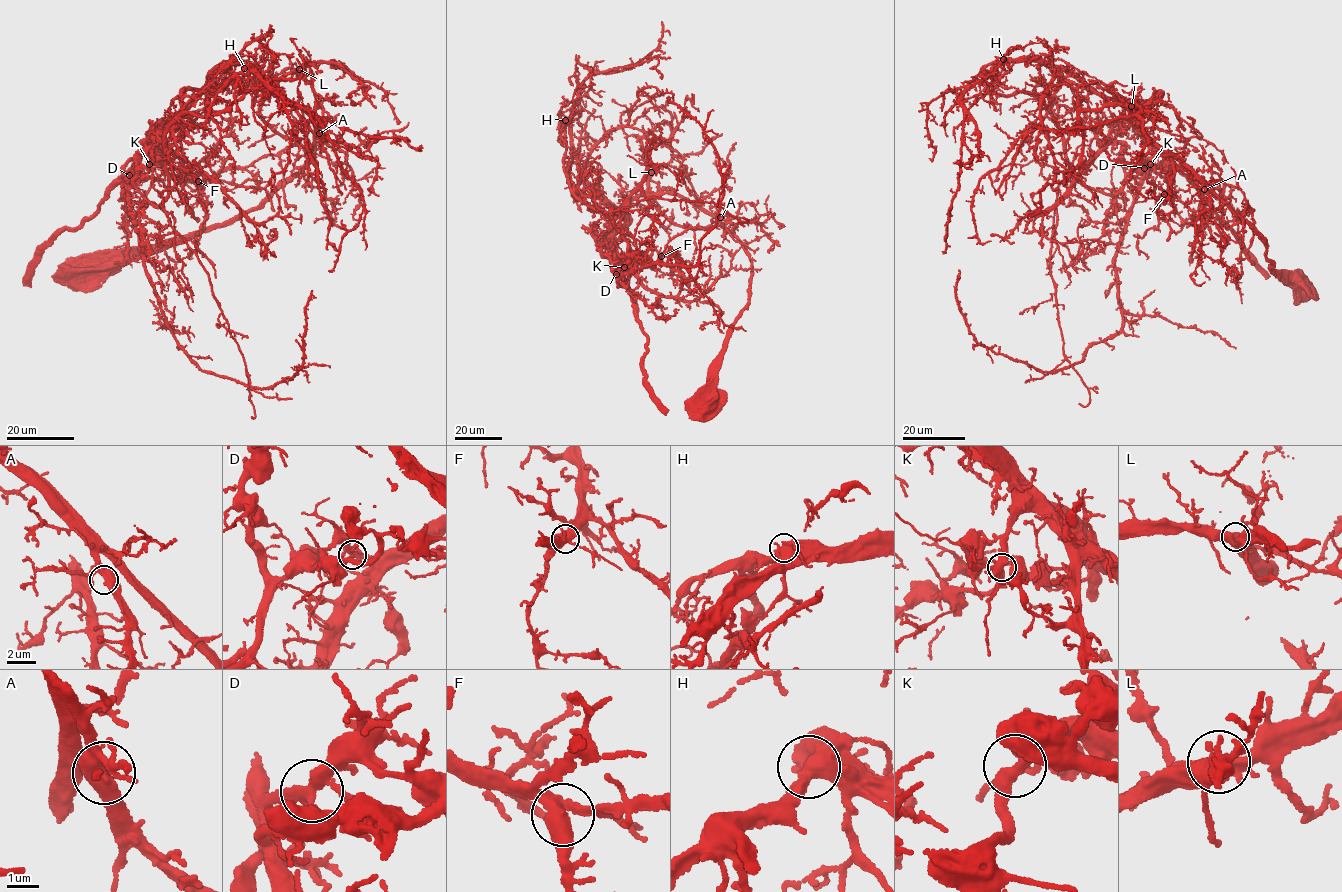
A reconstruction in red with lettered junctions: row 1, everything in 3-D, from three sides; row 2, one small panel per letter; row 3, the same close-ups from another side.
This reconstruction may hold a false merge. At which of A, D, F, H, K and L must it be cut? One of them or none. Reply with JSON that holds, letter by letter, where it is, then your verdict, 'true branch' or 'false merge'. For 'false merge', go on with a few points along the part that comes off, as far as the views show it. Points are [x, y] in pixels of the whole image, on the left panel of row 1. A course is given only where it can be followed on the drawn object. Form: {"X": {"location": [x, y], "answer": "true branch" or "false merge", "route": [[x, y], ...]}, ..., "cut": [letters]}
{"A": {"location": [319, 133], "answer": "true branch"}, "D": {"location": [129, 175], "answer": "false merge", "route": [[130, 175], [162, 207], [166, 131], [186, 113], [219, 114], [275, 79], [299, 78], [296, 38]]}, "F": {"location": [198, 181], "answer": "true branch"}, "H": {"location": [244, 68], "answer": "true branch"}, "K": {"location": [149, 164], "answer": "true branch"}, "L": {"location": [299, 69], "answer": "true branch"}, "cut": ["D"]}

